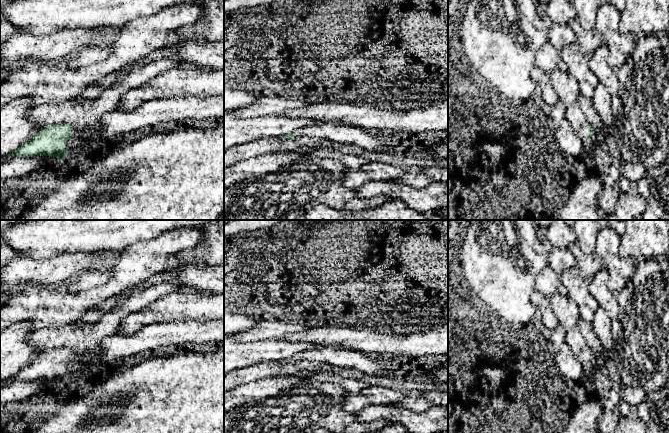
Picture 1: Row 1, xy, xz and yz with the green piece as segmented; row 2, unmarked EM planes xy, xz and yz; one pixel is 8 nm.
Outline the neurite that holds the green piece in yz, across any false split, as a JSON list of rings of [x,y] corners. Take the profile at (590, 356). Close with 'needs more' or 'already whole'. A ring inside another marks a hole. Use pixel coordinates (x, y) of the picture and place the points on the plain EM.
[[[584,345],[577,358],[583,365],[585,365],[586,363],[589,363],[594,358],[594,354],[587,345]]]; needs more

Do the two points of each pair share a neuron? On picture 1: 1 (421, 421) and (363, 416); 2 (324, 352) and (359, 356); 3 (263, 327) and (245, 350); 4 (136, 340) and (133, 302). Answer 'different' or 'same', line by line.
1: same
2: same
3: different
4: different

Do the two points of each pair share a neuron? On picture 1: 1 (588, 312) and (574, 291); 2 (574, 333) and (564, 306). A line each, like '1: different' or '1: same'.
1: same
2: same

